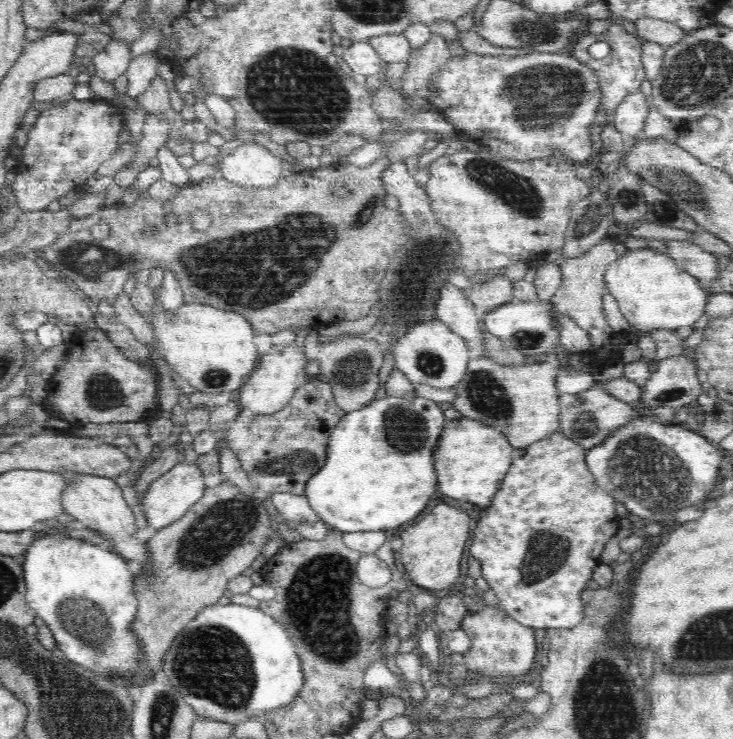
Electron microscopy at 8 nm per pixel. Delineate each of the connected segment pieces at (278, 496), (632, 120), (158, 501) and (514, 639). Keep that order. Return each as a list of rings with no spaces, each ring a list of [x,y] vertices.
[[[275,492],[271,494],[271,500],[277,508],[277,512],[292,528],[298,524],[312,524],[312,522],[321,520],[310,506],[305,494],[296,496],[289,492]]]
[[[640,90],[626,96],[616,108],[615,119],[612,122],[616,130],[628,138],[640,135],[651,105],[650,99],[644,97]]]
[[[182,460],[172,470],[168,470],[166,474],[162,474],[160,478],[157,478],[148,487],[140,504],[141,510],[145,512],[147,524],[160,530],[160,528],[176,522],[178,518],[182,518],[183,514],[186,514],[186,511],[190,510],[190,507],[202,498],[207,489],[204,477],[202,471],[197,467],[197,463],[187,465]]]
[[[487,607],[479,612],[469,613],[461,628],[470,638],[470,649],[464,656],[464,670],[470,670],[495,679],[518,678],[532,670],[536,658],[536,636],[528,626],[515,622],[501,608]]]

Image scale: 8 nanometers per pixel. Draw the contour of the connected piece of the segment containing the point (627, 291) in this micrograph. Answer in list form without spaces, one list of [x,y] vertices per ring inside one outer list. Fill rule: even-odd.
[[[652,248],[628,250],[625,255],[610,263],[605,277],[606,288],[617,301],[620,312],[630,326],[639,331],[640,337],[647,336],[651,330],[677,330],[681,326],[691,326],[702,315],[709,293],[705,291],[698,279],[679,268],[679,264],[667,254]]]

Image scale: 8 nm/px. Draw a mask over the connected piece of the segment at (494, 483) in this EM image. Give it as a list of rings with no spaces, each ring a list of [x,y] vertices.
[[[466,417],[456,421],[447,420],[432,454],[438,476],[437,490],[454,500],[466,500],[474,505],[475,510],[490,506],[510,470],[512,450],[513,446],[506,435],[493,426]]]

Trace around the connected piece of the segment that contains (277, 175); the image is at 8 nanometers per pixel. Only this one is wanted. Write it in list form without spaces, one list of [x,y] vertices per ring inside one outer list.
[[[240,144],[220,164],[220,177],[241,187],[270,187],[282,178],[281,160],[260,144]]]

